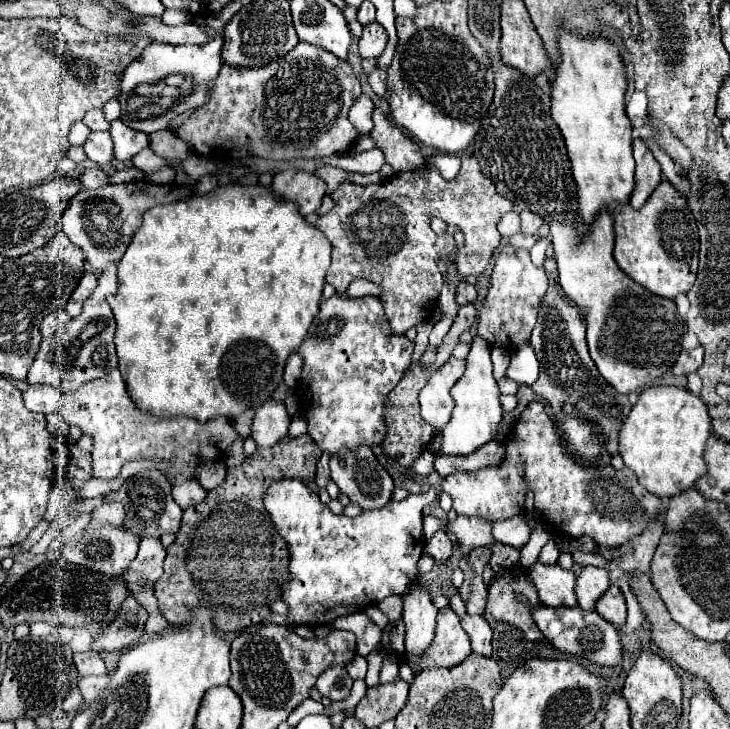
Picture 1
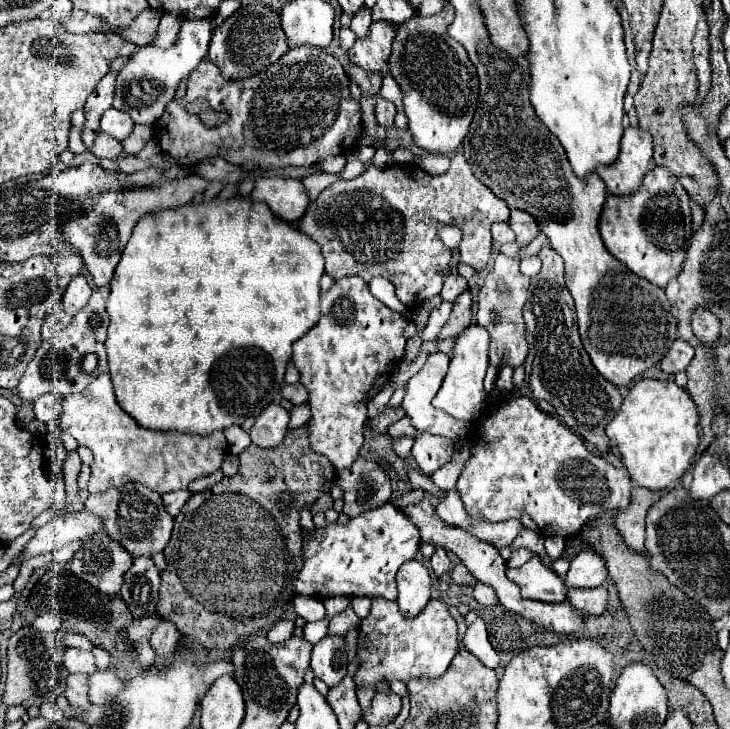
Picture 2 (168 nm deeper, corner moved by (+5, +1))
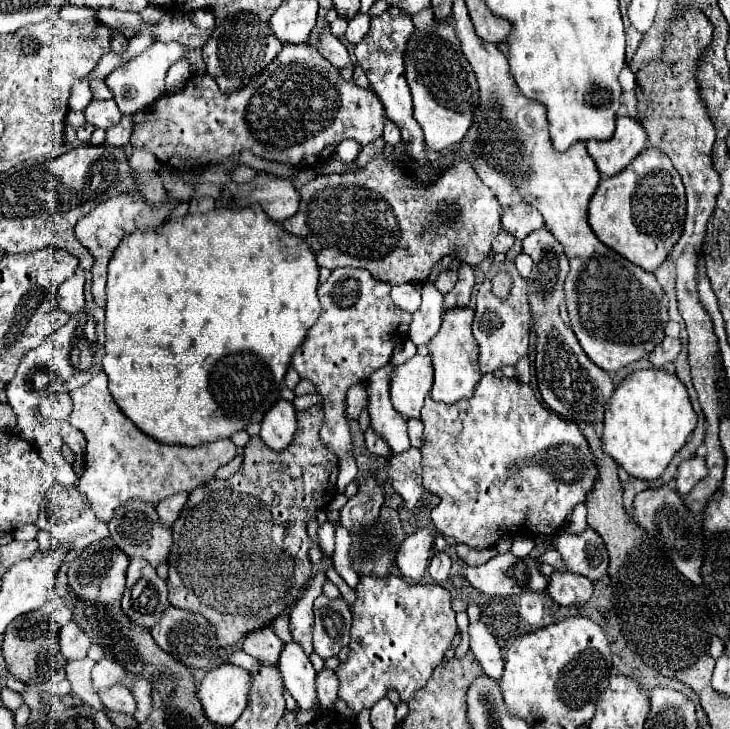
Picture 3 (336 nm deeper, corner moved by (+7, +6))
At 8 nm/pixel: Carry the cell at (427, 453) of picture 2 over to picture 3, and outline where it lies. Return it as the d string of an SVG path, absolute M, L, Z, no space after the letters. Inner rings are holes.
M406 420L408 424L408 436L410 436L410 442L412 442L412 448L422 448L422 432L424 432L424 424L422 420Z

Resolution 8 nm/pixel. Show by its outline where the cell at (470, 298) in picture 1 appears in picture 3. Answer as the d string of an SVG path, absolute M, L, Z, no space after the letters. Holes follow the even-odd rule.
M448 270L448 272L444 272L444 274L438 276L436 288L438 288L442 294L448 294L448 292L454 288L456 282L458 282L458 272L456 272L456 270Z

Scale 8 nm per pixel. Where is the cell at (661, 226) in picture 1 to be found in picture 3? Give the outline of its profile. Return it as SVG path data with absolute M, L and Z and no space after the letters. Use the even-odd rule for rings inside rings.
M648 148L624 172L600 180L588 214L588 222L598 240L642 270L654 272L668 260L670 250L684 230L686 194L682 178L664 152Z

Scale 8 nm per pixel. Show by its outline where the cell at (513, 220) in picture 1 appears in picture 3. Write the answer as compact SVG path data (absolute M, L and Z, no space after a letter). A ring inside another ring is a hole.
M500 230L492 240L492 250L494 252L508 252L512 244L514 244L514 236L508 234L506 230Z

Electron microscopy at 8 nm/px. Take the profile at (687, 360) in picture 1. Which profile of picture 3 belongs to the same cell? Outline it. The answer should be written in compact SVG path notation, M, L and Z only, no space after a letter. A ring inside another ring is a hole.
M664 338L662 344L658 344L650 356L650 362L656 366L656 368L664 368L668 362L674 362L676 356L680 354L682 350L682 342L680 338Z

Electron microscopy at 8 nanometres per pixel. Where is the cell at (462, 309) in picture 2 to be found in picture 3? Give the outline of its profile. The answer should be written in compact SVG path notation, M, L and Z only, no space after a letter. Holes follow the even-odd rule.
M462 264L458 270L458 282L454 286L452 292L448 292L444 296L444 308L452 310L452 308L464 308L470 302L470 294L474 288L474 270L468 264Z

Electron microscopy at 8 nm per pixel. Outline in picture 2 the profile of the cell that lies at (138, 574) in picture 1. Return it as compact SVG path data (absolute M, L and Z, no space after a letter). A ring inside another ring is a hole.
M136 557L124 575L124 585L120 591L120 597L128 605L128 611L136 619L158 615L158 589L160 571L154 561L150 557Z

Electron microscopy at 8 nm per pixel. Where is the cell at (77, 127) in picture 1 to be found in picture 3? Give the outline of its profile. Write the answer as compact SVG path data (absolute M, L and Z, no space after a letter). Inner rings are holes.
M88 80L76 82L72 86L72 94L70 94L70 110L82 112L90 100L92 100L92 94L90 94L90 88L88 88Z

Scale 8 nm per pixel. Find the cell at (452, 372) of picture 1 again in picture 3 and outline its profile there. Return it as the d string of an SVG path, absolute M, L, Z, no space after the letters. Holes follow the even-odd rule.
M416 354L408 362L400 364L392 376L390 396L394 408L406 418L420 418L424 398L430 394L434 382L432 356Z

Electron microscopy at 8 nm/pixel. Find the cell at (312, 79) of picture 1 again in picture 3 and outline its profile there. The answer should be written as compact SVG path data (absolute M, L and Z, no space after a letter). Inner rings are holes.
M284 44L280 56L276 56L276 60L248 86L234 92L222 92L210 74L192 76L182 90L164 94L160 100L156 100L156 104L152 104L152 108L136 114L136 122L138 124L130 144L134 148L146 148L166 166L186 172L202 166L214 166L240 150L250 150L254 156L272 162L312 166L332 158L342 140L352 138L362 146L376 140L382 134L386 114L380 98L372 90L364 92L354 82L344 82L340 70L332 66L316 50L316 46Z

